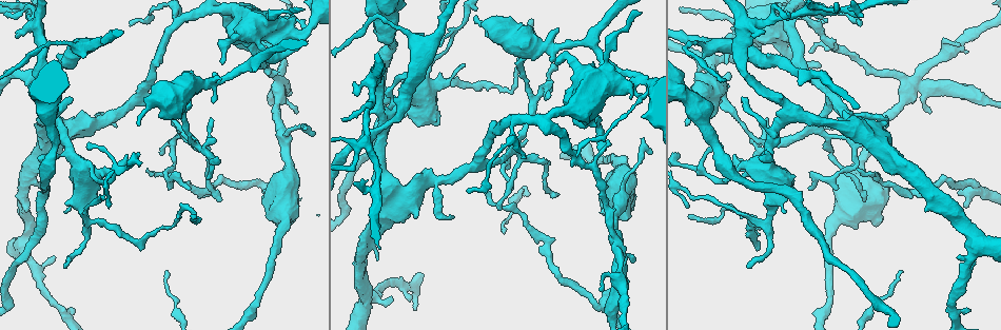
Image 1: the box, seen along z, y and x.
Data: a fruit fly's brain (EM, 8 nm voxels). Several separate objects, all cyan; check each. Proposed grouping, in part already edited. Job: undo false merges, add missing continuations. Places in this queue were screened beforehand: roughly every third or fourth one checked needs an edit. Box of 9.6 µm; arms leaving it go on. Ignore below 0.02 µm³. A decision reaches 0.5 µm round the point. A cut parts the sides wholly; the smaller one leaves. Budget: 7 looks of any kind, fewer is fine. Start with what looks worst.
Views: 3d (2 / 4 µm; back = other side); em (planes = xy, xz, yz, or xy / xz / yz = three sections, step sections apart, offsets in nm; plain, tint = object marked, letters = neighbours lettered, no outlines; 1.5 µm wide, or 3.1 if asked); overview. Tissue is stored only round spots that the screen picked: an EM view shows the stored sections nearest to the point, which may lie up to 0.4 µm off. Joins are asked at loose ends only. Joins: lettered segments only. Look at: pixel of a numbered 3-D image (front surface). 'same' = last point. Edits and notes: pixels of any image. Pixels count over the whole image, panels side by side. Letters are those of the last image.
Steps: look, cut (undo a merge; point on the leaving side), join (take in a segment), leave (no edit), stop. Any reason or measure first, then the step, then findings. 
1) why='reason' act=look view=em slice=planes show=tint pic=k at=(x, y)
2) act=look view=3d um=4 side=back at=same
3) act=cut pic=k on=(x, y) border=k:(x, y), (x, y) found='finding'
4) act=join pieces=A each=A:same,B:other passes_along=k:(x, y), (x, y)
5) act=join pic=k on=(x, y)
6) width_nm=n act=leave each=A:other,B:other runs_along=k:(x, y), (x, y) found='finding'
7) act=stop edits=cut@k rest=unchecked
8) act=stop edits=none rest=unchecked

why='sharp bend' act=look view=em slice=yz step=4 show=tint pic=1 at=(639, 81)

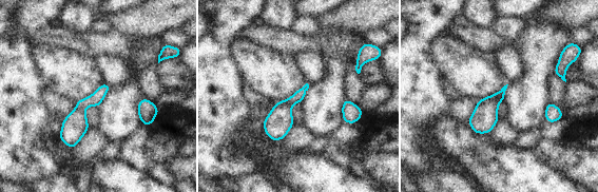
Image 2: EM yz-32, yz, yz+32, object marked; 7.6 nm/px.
why='another direction' act=look view=em slice=xz step=8 show=letters at=same

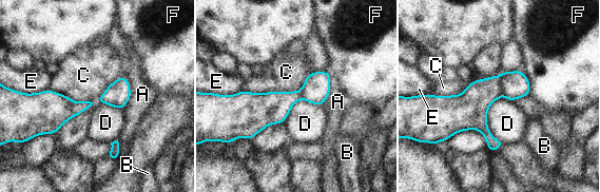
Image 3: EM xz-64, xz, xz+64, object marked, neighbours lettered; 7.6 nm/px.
act=cut pic=3 on=(515, 84) each=A:other,B:other,C:other,D:other,E:other,F:other border=3:(499, 76), (499, 84), (502, 92) found='two neurons meet here'

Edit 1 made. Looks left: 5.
act=look view=overview

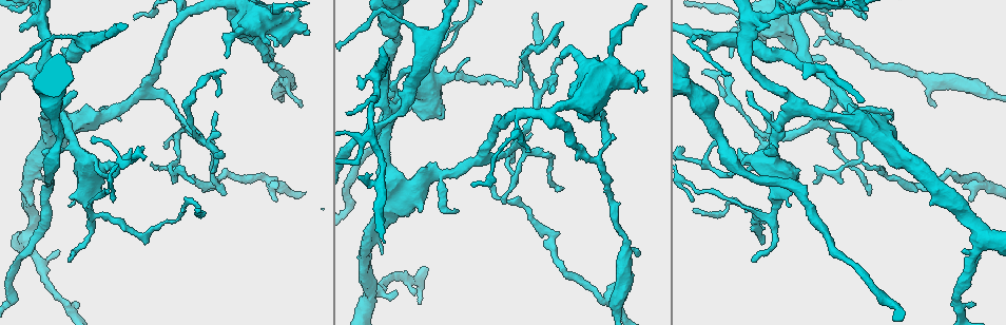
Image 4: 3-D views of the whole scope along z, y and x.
act=look view=em slice=planes show=plain pic=4 at=(701, 38)

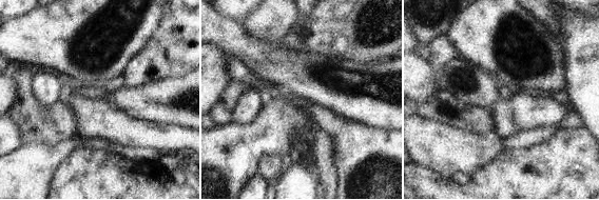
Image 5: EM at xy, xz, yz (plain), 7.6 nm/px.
act=look view=em slice=planes show=letters at=same

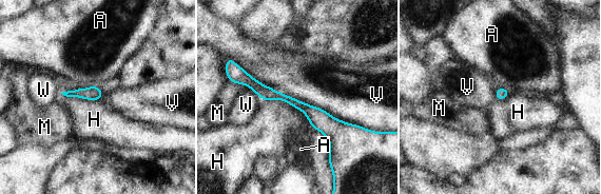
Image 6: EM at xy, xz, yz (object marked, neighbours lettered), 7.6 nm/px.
width_nm=90 act=leave each=A:other,H:other,M:other,V:other,W:other runs_along=6:(238, 78), (332, 129), (353, 129) found='one neuron here'

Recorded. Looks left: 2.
act=stop edits=cut@3 rest=unchecked

